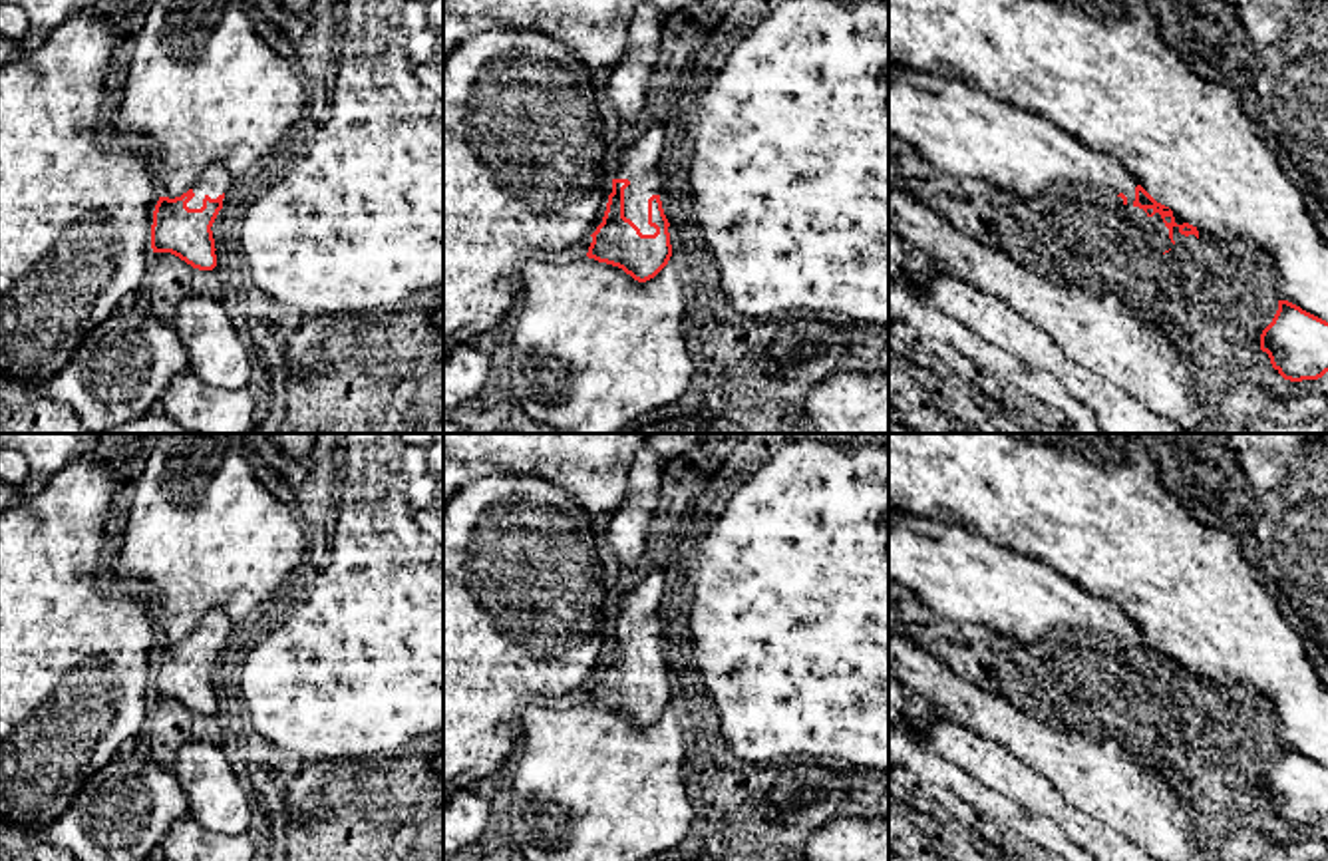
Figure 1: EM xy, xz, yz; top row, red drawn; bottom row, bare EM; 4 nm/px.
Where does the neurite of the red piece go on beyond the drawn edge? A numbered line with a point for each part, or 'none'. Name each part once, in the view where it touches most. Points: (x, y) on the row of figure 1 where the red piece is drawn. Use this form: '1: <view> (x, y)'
1: xz (641, 162)

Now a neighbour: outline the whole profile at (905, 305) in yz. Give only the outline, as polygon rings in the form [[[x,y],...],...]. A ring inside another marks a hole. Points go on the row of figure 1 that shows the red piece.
[[[889,276],[889,314],[918,334],[950,344],[996,380],[1008,382],[1030,398],[1062,410],[1078,433],[1103,433],[1093,412],[1072,398],[1050,372],[1028,366],[1008,350],[984,340],[964,322],[922,300],[903,278]]]

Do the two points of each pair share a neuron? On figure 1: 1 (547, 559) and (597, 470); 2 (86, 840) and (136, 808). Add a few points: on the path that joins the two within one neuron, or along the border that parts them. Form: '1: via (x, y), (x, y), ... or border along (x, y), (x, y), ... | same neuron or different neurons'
1: border along (539, 478), (557, 484), (593, 523) | different neurons
2: via (98, 828), (108, 828), (124, 812) | same neuron

